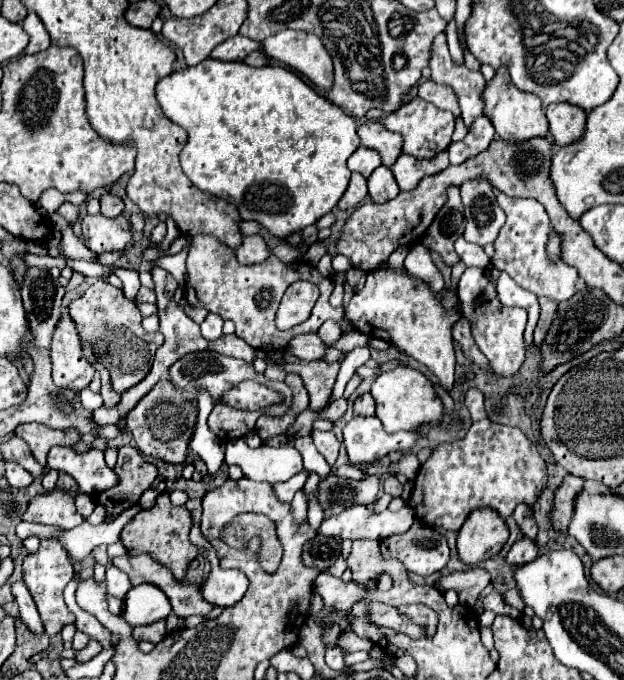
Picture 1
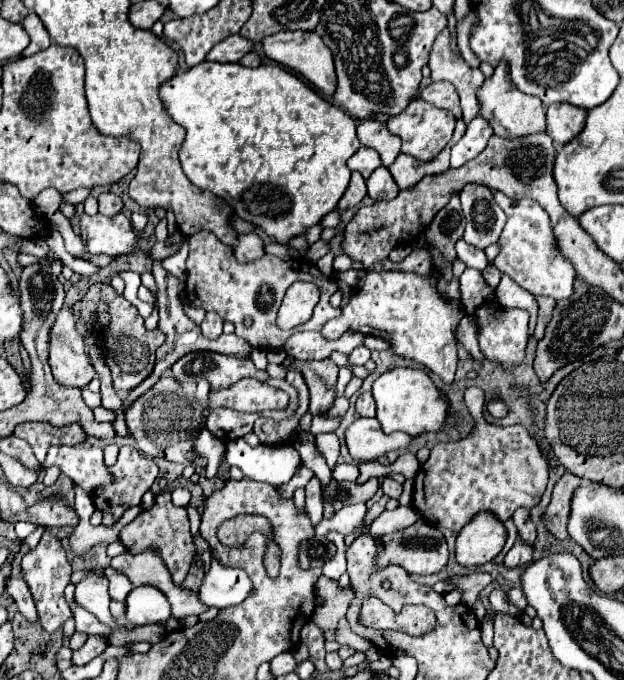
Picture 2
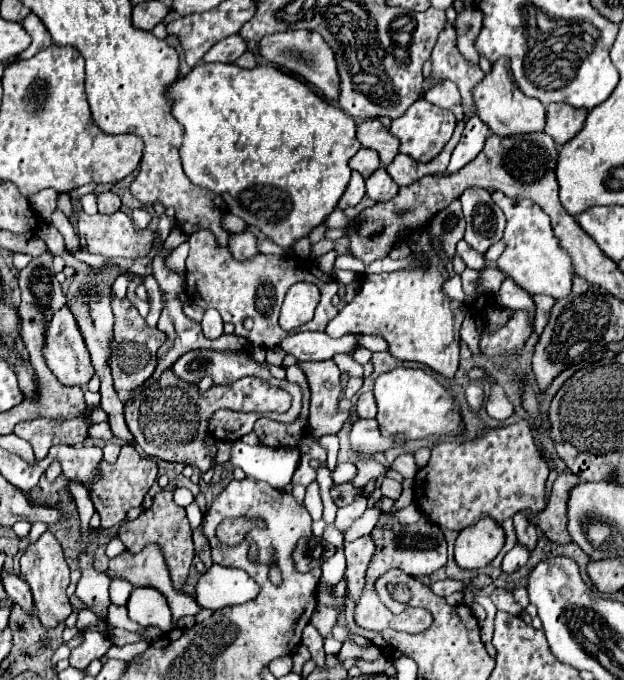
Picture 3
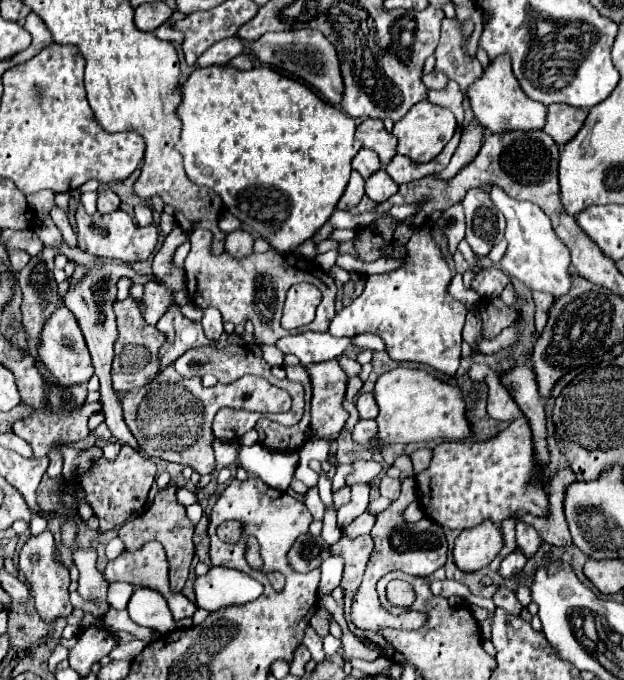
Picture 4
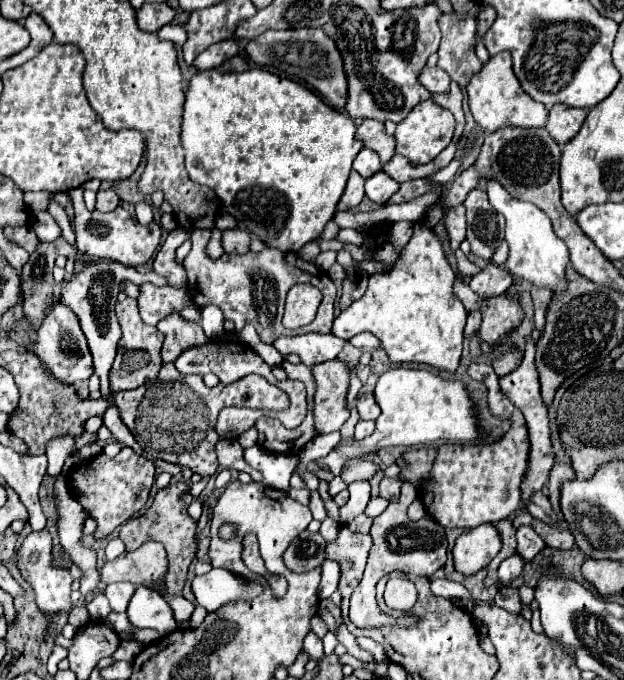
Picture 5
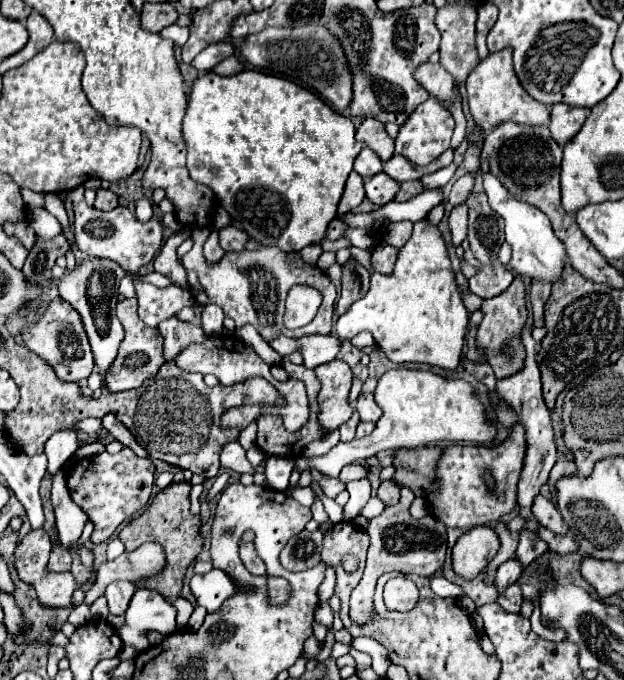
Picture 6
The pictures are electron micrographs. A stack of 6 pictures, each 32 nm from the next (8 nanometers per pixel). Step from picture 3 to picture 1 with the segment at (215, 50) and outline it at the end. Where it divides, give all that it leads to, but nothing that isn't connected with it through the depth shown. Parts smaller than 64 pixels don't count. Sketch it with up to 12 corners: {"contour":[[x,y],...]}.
{"contour":[[236,34],[210,52],[208,58],[242,62],[258,42]]}

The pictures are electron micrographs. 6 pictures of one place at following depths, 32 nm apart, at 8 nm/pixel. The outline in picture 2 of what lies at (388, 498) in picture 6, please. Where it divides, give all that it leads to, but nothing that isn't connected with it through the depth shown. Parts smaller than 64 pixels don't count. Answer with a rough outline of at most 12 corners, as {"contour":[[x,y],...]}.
{"contour":[[392,478],[382,480],[382,492],[388,498],[400,498],[402,484]]}

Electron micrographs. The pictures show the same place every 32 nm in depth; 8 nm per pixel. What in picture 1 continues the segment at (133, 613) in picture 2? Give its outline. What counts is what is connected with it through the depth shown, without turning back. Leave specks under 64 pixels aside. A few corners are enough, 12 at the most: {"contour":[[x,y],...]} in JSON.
{"contour":[[140,584],[126,594],[122,616],[130,626],[168,618],[160,588]]}

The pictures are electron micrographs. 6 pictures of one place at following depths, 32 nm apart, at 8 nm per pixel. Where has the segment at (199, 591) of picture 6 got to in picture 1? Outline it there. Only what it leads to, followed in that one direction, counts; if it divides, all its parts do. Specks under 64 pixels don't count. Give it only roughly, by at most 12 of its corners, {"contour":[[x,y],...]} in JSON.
{"contour":[[193,522],[190,541],[211,564],[202,596],[212,606],[234,606],[246,590],[242,570],[224,570]]}

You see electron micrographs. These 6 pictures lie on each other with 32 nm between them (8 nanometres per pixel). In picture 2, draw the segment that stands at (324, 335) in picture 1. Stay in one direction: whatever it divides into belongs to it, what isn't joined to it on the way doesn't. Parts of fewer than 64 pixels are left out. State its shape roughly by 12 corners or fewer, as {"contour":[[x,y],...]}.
{"contour":[[370,272],[326,322],[382,336],[450,384],[466,312],[436,274]]}

